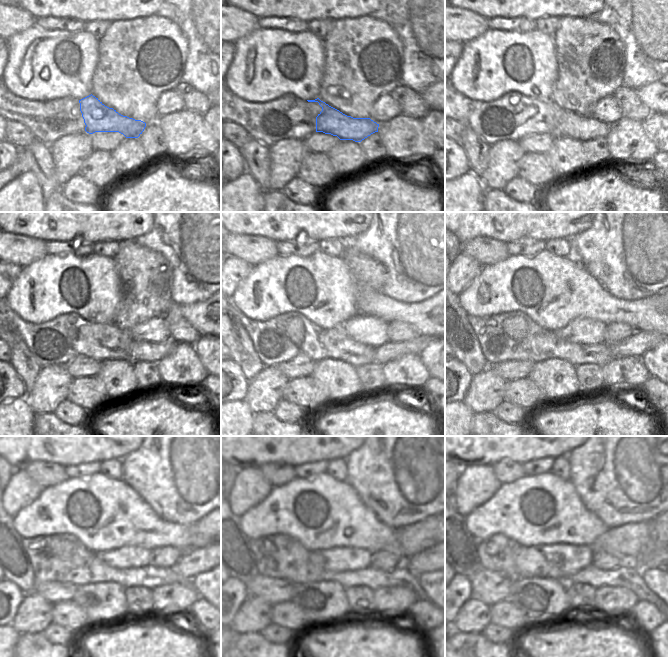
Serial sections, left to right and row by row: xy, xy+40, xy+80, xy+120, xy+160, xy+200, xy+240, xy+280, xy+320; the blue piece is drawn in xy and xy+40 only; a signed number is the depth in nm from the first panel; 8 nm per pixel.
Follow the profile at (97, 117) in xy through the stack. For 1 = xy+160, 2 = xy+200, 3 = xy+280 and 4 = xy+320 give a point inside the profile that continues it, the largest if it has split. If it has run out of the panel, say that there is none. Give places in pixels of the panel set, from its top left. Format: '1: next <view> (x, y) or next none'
1: next xy+160 (389, 351)
2: next xy+200 (624, 348)
3: next xy+280 (424, 561)
4: next xy+320 (641, 562)

